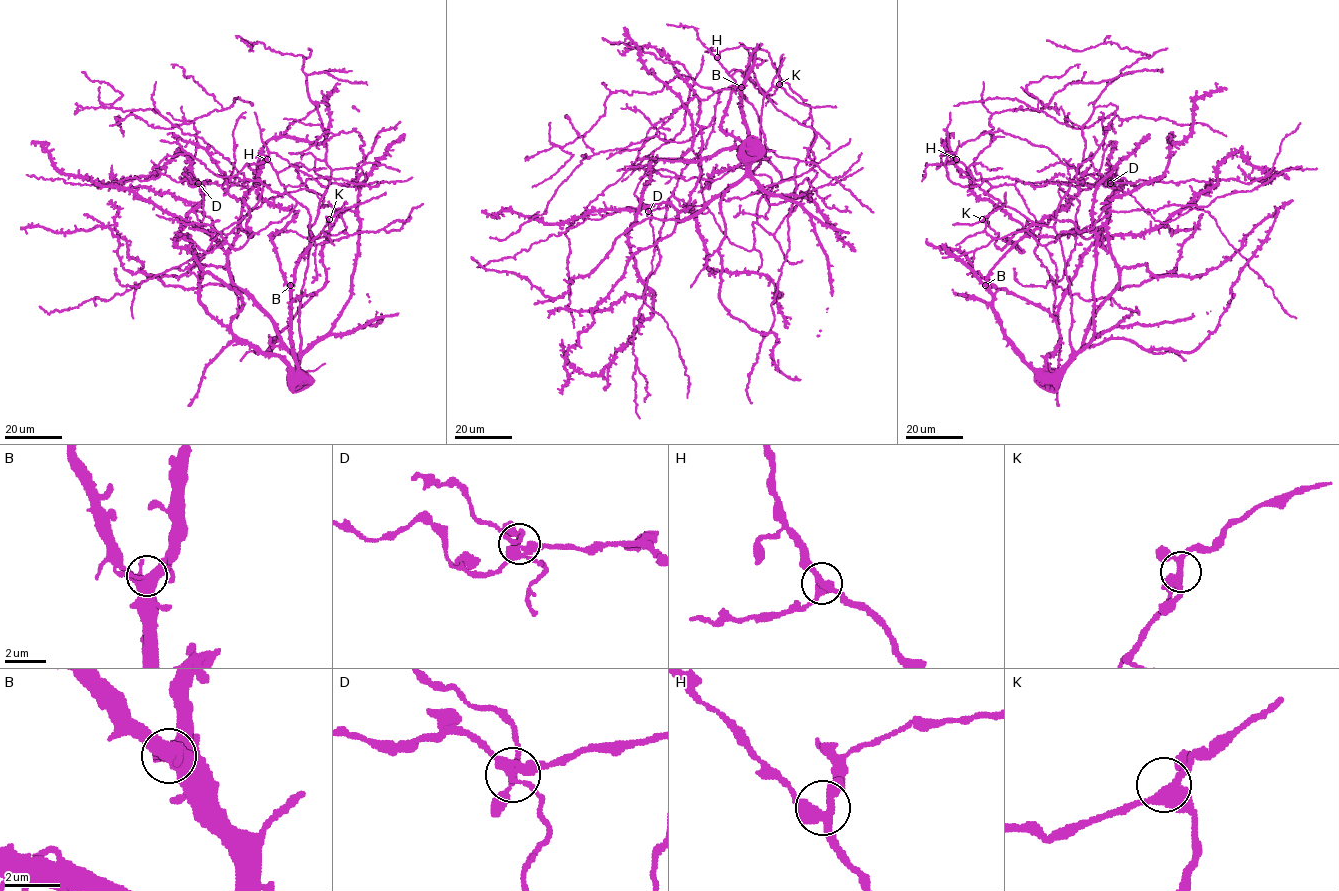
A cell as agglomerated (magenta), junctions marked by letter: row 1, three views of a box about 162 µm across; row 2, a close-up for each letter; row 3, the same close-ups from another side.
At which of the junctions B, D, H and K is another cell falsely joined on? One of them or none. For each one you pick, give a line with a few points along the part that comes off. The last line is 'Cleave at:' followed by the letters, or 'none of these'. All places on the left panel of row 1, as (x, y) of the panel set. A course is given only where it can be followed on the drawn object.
D: Course of the part to remove: (198, 182), (202, 193), (202, 223), (192, 208), (212, 221), (217, 239), (225, 252), (238, 299), (237, 318)
Cleave at: D

